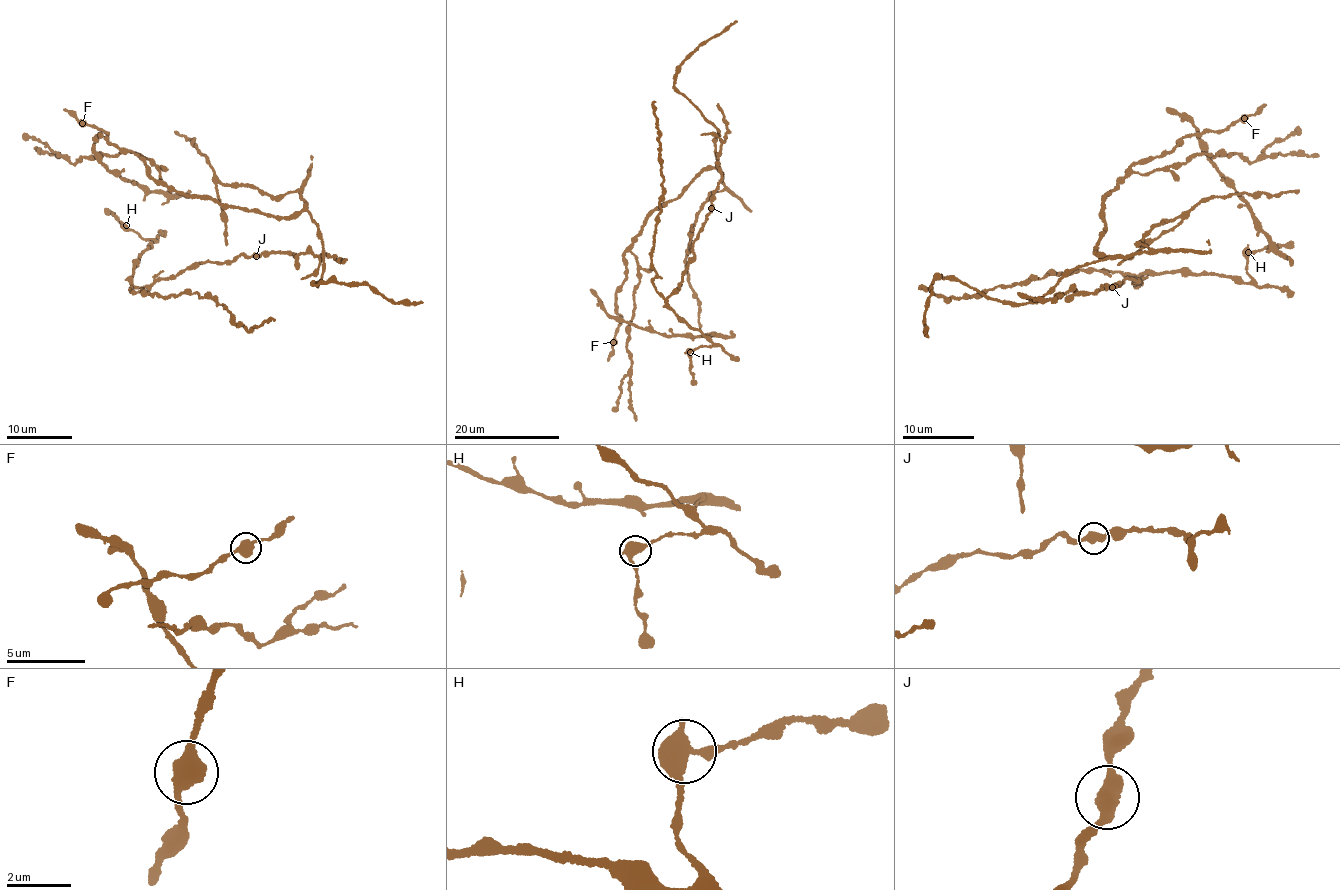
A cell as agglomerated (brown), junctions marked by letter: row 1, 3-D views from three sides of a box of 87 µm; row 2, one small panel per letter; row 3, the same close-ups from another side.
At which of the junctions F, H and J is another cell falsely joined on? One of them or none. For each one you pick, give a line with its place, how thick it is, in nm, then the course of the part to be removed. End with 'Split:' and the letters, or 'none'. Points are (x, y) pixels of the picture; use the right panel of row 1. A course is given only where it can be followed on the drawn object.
Split: none

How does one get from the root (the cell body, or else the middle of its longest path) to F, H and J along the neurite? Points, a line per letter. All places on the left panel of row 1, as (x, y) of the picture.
F: (320, 263), (318, 270), (321, 239), (306, 211), (267, 216), (177, 192), (146, 174), (140, 157), (82, 122)
H: (320, 263), (307, 252), (242, 254), (136, 287), (132, 273), (151, 241), (126, 225)
J: (320, 263), (319, 257), (307, 252), (297, 256), (279, 250), (256, 256)

